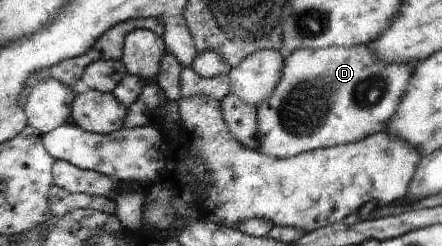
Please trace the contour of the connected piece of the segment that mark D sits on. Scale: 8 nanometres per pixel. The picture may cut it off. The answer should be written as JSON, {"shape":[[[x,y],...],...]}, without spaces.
{"shape":[[[367,45],[294,49],[285,56],[282,76],[274,92],[257,106],[258,152],[290,158],[316,149],[360,142],[370,135],[386,131],[407,91],[416,64],[385,61]]]}

